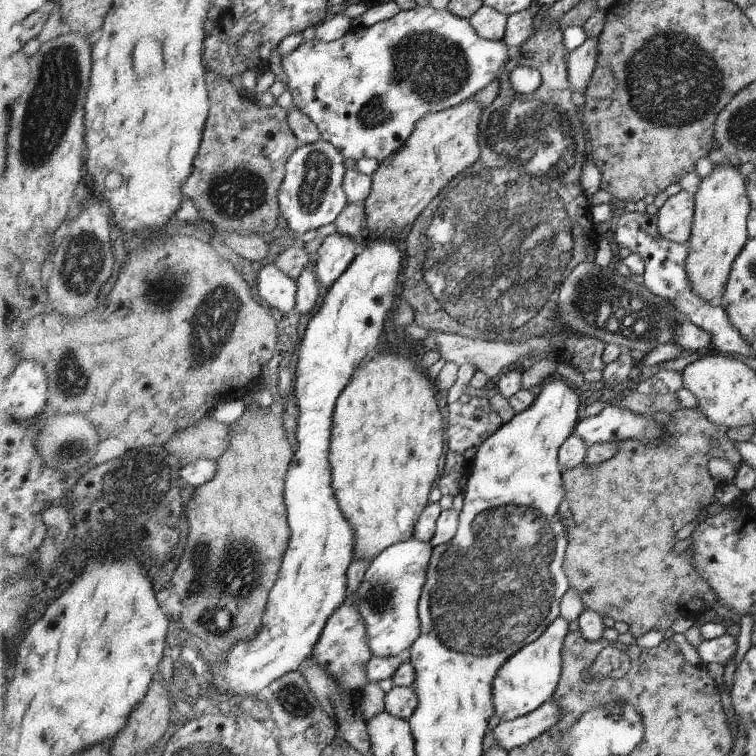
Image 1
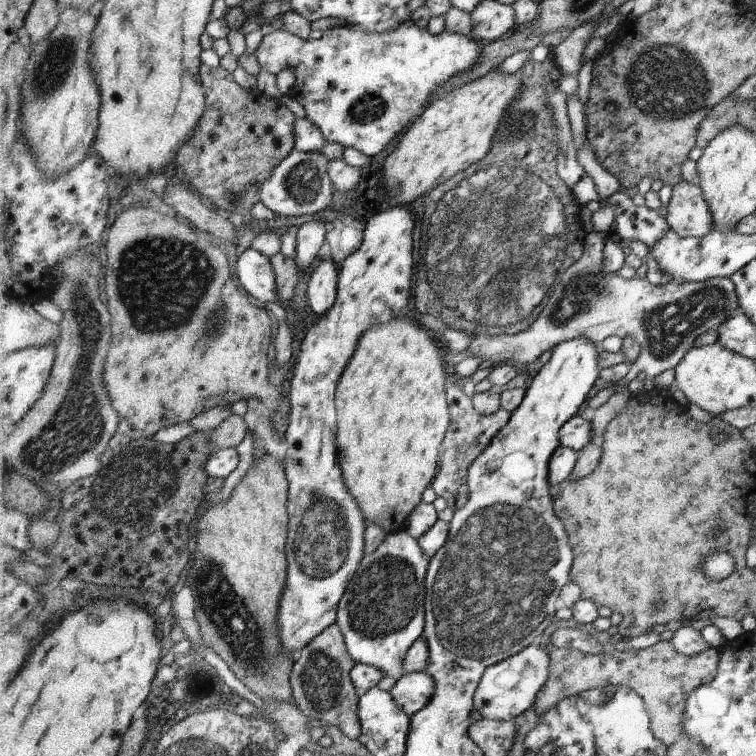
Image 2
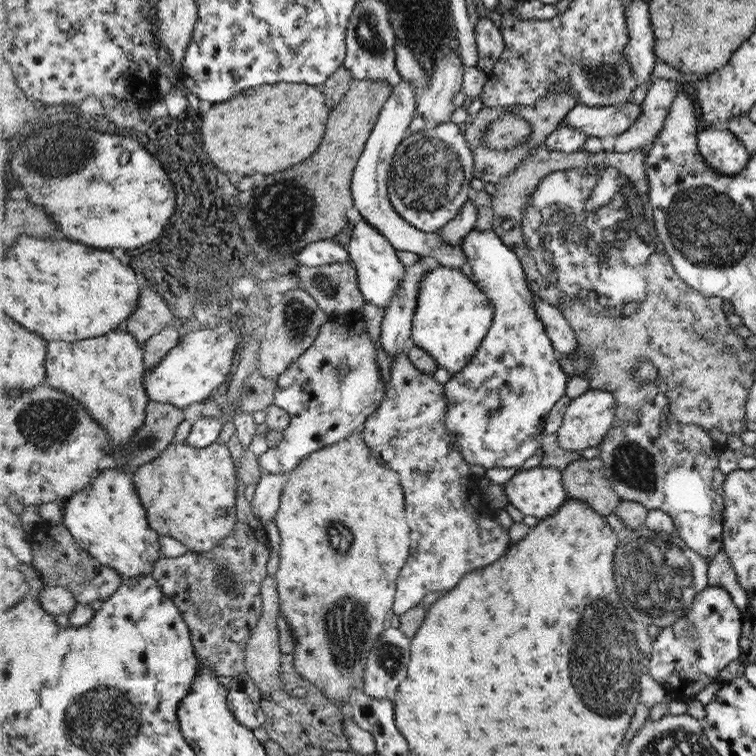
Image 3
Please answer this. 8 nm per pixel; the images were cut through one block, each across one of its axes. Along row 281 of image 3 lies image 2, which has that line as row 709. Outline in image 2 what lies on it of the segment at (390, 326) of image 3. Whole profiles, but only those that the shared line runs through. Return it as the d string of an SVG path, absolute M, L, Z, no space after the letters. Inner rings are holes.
M424 672L404 674L389 691L398 708L409 717L424 708L434 694L434 678Z

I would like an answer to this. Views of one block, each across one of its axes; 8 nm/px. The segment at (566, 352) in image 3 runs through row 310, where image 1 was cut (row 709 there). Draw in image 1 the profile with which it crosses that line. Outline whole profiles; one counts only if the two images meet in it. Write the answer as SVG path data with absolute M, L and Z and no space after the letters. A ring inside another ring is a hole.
M550 699L533 713L510 722L501 722L492 732L491 741L496 742L496 746L503 746L510 751L553 729L554 724L558 722L558 714L558 704Z

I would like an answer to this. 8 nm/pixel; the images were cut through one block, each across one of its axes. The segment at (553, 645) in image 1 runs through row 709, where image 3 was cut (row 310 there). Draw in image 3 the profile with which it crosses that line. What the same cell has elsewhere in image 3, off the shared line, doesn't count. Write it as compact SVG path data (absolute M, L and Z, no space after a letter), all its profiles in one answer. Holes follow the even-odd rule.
M494 230L468 232L460 244L472 267L477 287L490 296L494 304L494 328L490 328L490 340L482 344L482 352L474 354L474 364L452 374L445 384L446 430L454 436L454 444L466 461L484 468L520 468L544 440L544 420L554 404L564 396L568 375L554 356L553 341L546 335L544 323L534 309L534 296L524 274L522 260Z

